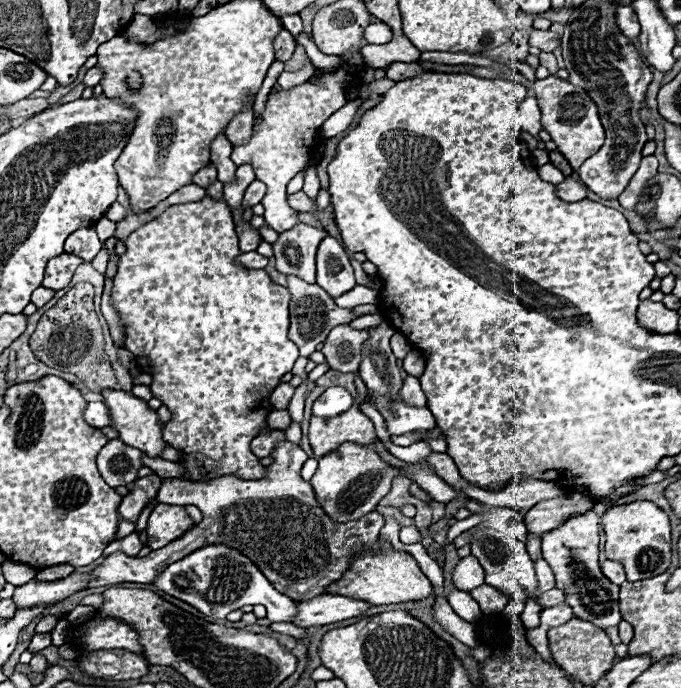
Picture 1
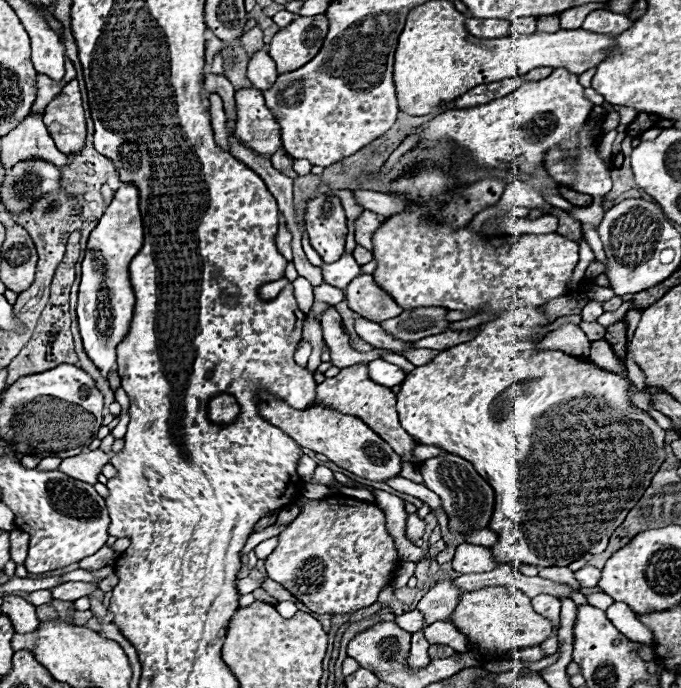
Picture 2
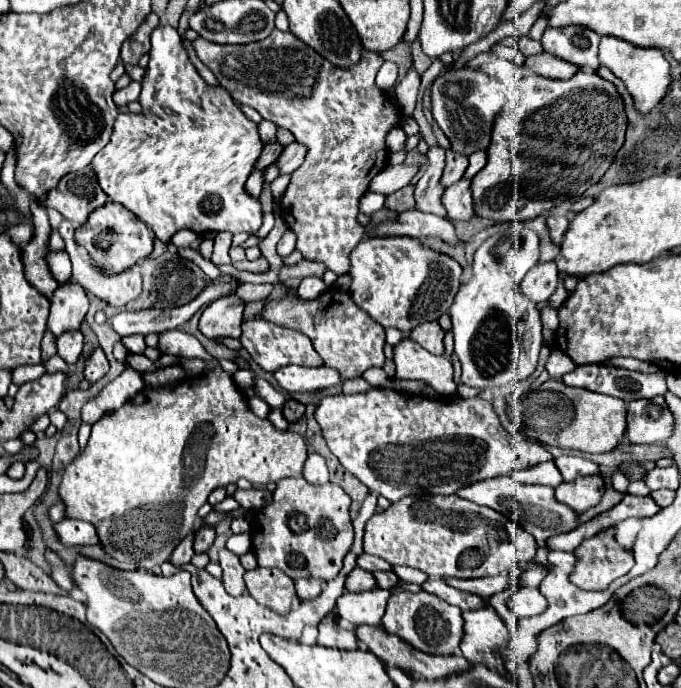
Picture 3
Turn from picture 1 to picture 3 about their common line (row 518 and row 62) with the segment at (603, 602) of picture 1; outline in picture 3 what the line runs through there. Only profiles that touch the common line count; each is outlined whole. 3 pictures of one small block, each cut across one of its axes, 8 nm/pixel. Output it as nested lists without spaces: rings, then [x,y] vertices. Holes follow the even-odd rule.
[[[582,26],[566,28],[546,28],[540,40],[543,50],[548,54],[576,64],[578,68],[598,70],[598,42],[600,36]]]

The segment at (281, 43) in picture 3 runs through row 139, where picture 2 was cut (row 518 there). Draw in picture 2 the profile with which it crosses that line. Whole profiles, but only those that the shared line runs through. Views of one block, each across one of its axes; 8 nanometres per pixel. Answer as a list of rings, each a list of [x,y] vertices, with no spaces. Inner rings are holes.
[[[342,494],[322,500],[298,496],[296,506],[300,506],[298,518],[278,534],[274,552],[264,560],[268,578],[282,584],[316,614],[352,614],[374,604],[402,562],[394,538],[386,530],[384,512]]]

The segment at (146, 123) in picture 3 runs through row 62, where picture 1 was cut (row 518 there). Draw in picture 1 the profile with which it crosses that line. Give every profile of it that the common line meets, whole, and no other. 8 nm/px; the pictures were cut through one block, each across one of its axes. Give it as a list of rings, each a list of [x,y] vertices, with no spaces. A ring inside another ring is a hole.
[[[158,504],[146,526],[148,534],[148,548],[158,550],[174,540],[178,540],[182,534],[194,528],[194,520],[188,516],[186,506],[174,506],[174,504]]]

